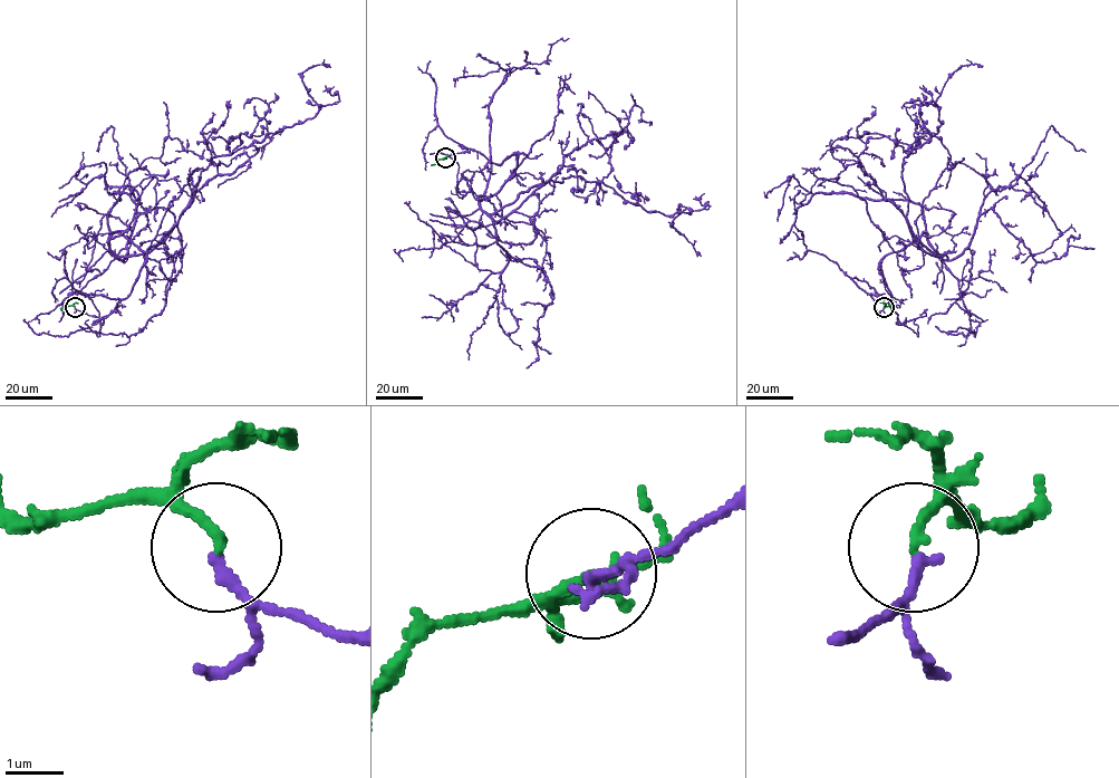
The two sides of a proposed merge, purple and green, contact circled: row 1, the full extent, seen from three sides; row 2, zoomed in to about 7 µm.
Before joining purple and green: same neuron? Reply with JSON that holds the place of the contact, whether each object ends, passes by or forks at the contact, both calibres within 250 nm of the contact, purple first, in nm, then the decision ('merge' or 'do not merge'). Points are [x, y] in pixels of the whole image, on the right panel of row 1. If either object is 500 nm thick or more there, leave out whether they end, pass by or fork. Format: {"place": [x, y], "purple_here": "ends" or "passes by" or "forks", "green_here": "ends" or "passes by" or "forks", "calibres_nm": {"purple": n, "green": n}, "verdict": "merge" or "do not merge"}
{"place": [884, 307], "purple_here": "ends", "green_here": "ends", "calibres_nm": {"purple": 200, "green": 190}, "verdict": "do not merge"}

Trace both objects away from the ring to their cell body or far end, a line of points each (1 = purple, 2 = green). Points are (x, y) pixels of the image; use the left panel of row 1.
1: (75, 307), (125, 298), (146, 253), (114, 232), (154, 246), (212, 159), (311, 118), (301, 74), (330, 67)
2: (75, 307), (65, 306), (61, 310)

